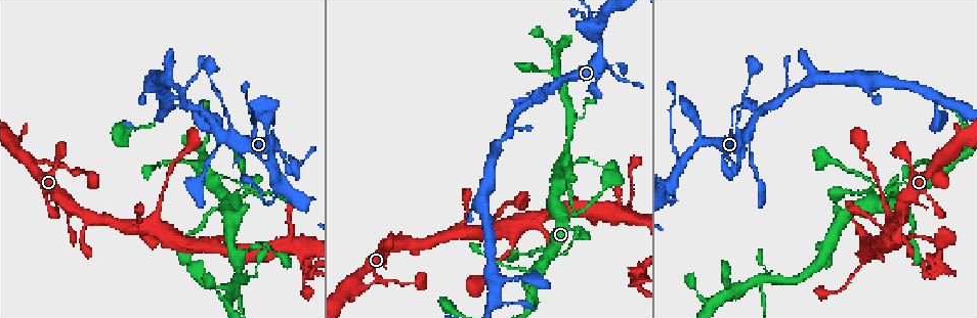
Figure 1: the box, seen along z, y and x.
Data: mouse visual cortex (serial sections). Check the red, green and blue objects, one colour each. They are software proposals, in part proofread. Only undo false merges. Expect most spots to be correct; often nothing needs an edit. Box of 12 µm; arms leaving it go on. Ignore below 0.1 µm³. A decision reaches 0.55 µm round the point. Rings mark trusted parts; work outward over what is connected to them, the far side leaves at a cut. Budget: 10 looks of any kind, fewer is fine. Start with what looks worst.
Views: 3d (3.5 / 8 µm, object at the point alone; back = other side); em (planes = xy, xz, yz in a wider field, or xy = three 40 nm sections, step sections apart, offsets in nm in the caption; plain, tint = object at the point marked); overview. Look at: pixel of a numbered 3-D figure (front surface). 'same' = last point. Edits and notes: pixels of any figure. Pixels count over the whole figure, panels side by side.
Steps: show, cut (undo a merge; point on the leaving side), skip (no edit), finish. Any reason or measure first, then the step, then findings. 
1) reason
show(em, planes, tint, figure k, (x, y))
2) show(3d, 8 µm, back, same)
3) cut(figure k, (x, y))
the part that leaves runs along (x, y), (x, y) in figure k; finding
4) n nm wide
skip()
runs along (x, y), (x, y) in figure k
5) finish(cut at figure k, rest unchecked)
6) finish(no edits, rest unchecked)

thin arm on a thick one
show(em, planes, tint, figure 1, (873, 185))

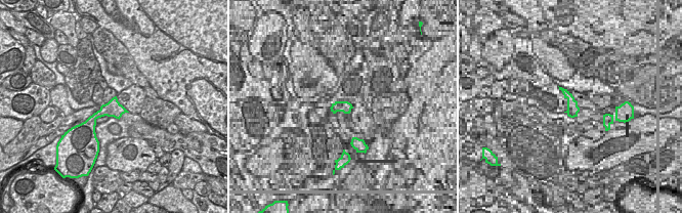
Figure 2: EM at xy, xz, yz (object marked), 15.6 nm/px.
show(3d, 3.5 µm, same)

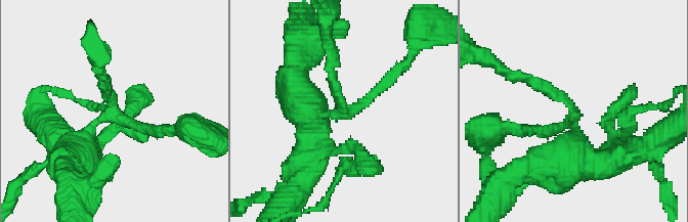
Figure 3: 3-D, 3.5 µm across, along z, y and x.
skip()
runs along (312, 126), (309, 116), (344, 114), (391, 77) in figure 3; one cell here

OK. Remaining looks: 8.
four arms meet
show(3d, 3.5 µm, figure 1, (745, 134))

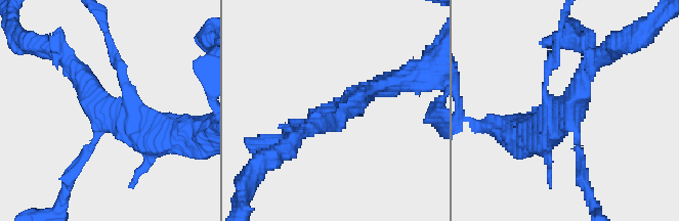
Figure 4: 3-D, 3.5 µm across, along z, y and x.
show(em, xy, step 3, tint, figure 4, (111, 112))

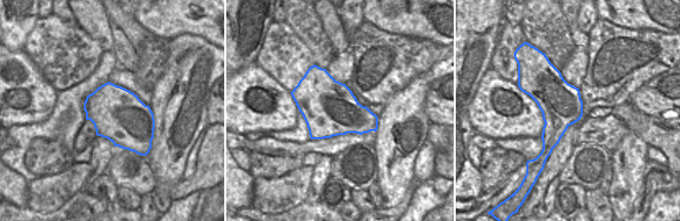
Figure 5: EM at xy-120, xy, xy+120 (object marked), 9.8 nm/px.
skip()
runs along (163, 139), (141, 139), (66, 60) in figure 4; continuous, no second cell

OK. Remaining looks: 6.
a narrow waist
show(3d, 8 µm, back, figure 1, (823, 256))

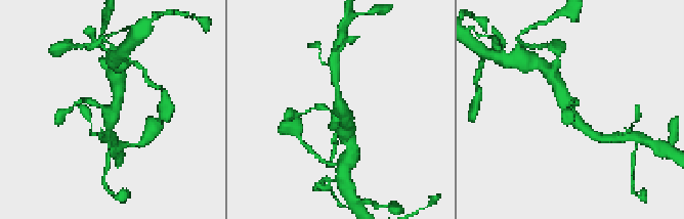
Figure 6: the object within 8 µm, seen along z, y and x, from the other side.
3 arms; arms of 200, 250, 450 nm; need the tissue
show(em, planes, tint, figure 6, (110, 115))

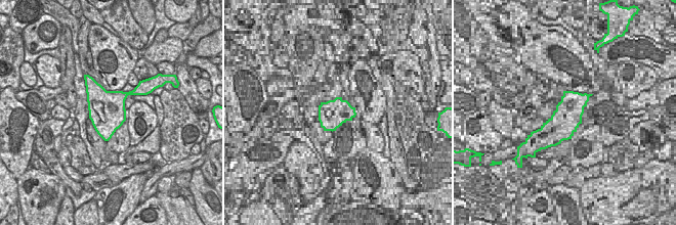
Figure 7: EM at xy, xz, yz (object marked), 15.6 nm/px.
skip()
runs along (558, 87), (570, 114), (591, 133) in figure 6; all the same cell

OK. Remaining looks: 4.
three-way junction
show(3d, 8 µm, back, figure 1, (761, 280))

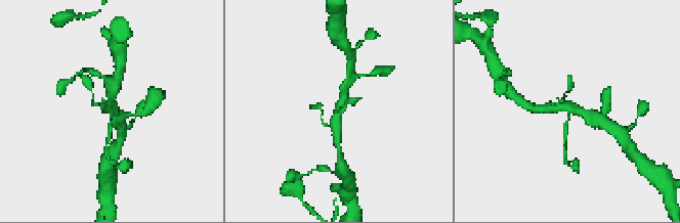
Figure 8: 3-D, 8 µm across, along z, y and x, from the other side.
shape alone is not enough
show(em, xy, step 3, tint, figure 8, (567, 109))

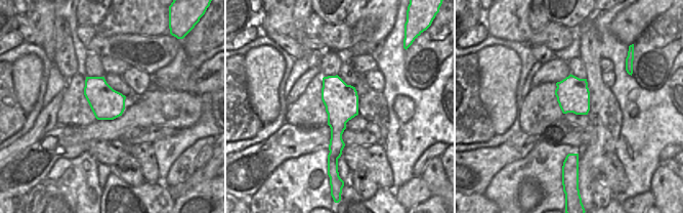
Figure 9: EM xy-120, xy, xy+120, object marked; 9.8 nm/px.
3 arms
skip()
runs along (336, 138), (336, 113), (347, 85) in figure 8; continuous, no second cell

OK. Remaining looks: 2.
finish(no edits, rest unchecked)

